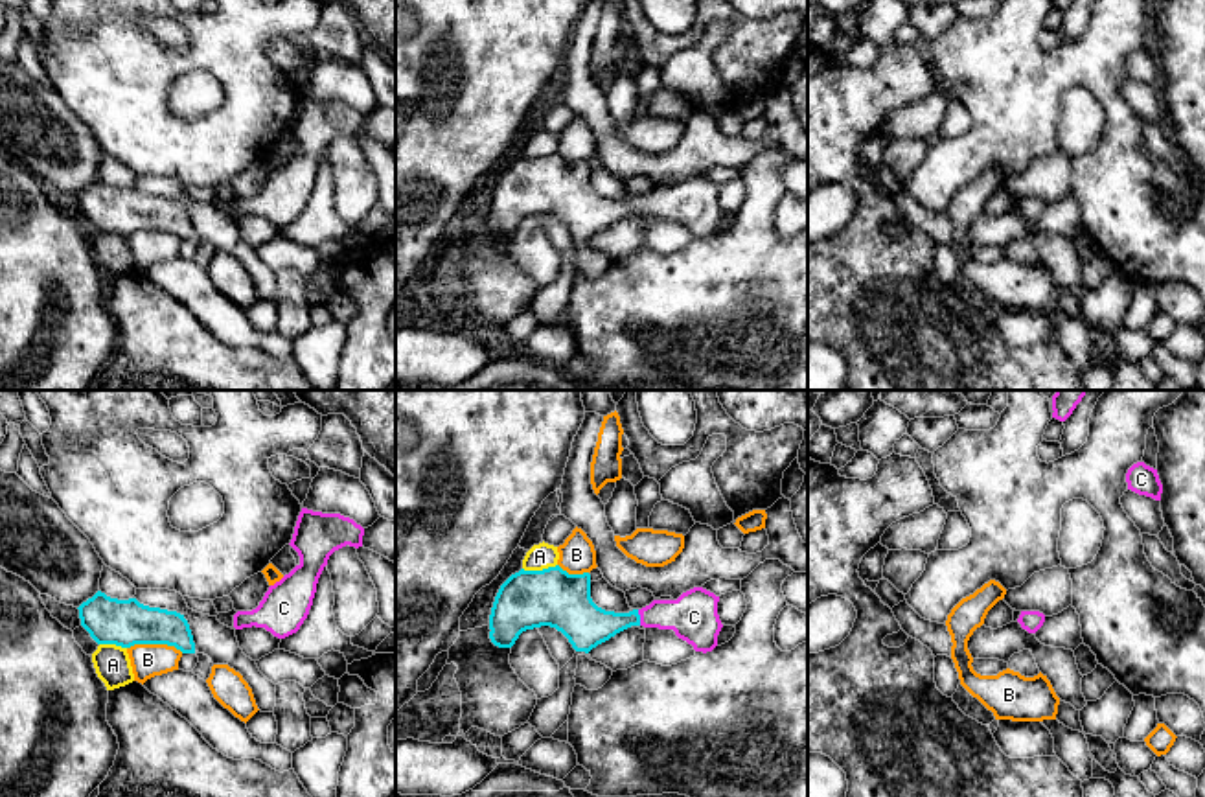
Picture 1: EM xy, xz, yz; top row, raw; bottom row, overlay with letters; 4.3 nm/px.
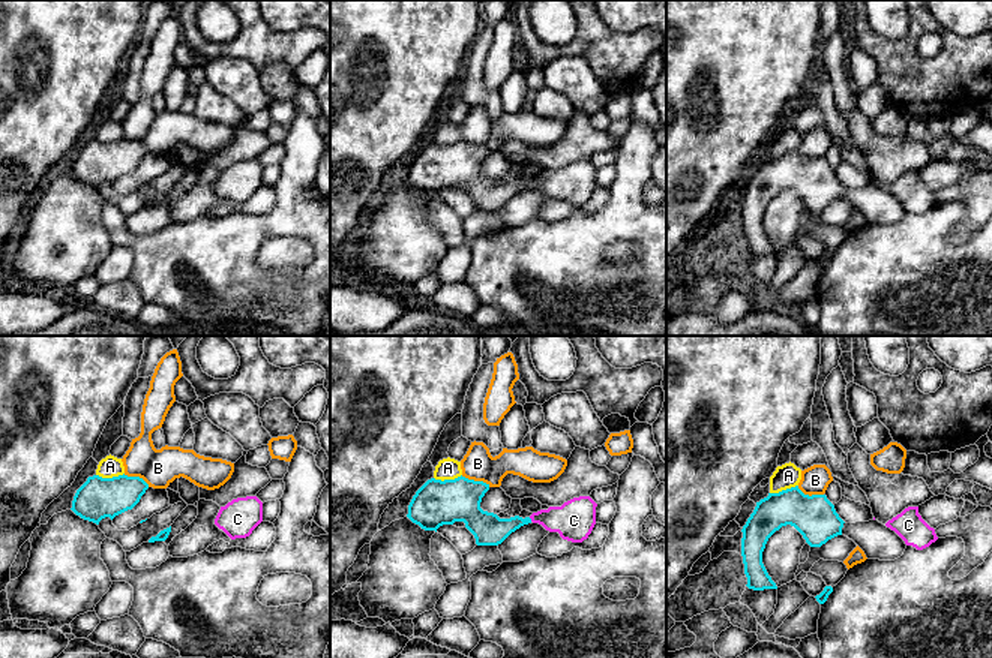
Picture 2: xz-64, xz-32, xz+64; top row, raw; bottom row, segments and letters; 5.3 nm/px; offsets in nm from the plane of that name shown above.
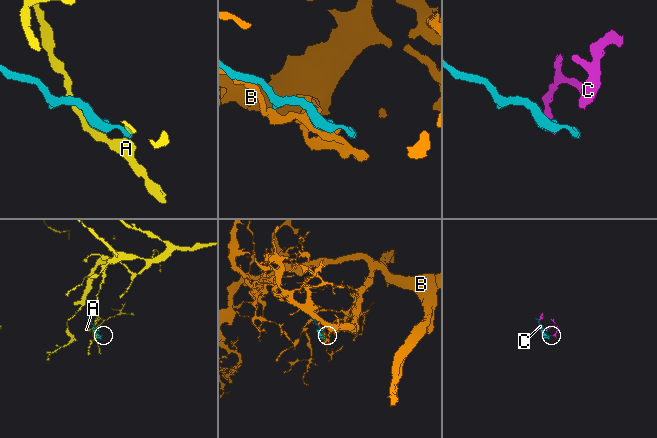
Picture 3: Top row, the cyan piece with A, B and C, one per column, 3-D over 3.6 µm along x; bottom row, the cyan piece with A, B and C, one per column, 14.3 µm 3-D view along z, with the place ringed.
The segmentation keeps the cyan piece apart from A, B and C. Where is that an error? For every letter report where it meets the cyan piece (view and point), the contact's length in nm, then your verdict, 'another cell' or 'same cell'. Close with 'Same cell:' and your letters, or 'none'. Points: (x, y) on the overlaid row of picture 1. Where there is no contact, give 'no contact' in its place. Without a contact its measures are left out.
A: xz (539, 571) | 150 nm | another cell
B: xy (155, 643) | 240 nm | another cell
C: xz (639, 617) | 70 nm | same cell
Same cell: C

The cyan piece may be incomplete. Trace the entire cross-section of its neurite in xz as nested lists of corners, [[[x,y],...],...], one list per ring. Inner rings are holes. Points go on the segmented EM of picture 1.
[[[559,565],[511,574],[499,589],[491,615],[489,639],[511,648],[526,630],[550,626],[561,631],[576,652],[589,653],[598,644],[631,628],[673,630],[695,652],[712,652],[723,628],[719,596],[694,587],[677,600],[653,600],[642,609],[614,613],[591,598],[591,574],[568,574]]]

